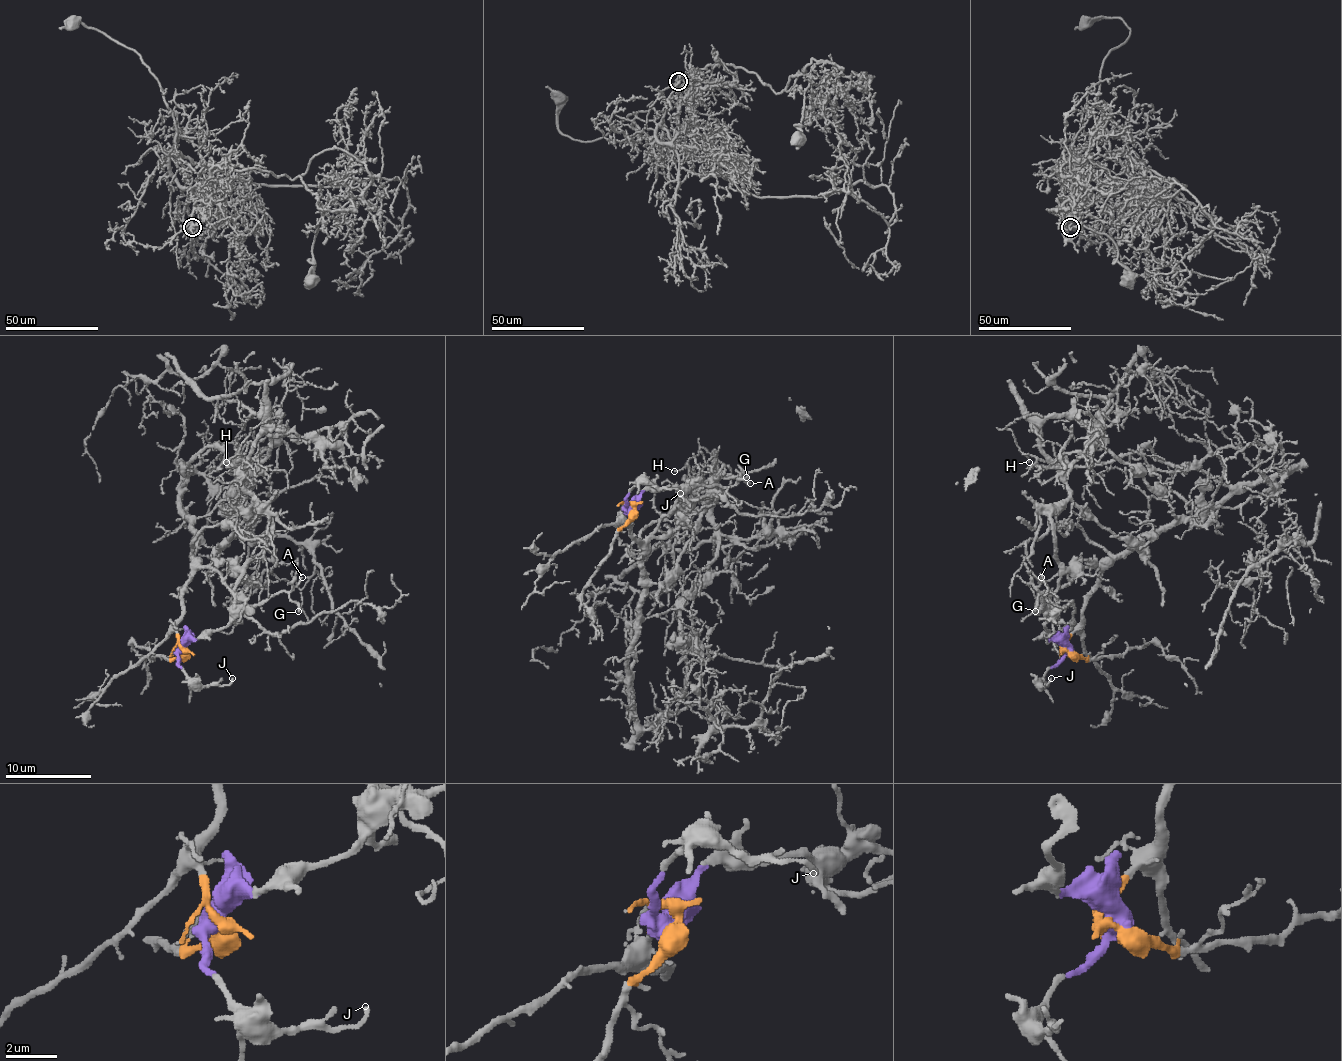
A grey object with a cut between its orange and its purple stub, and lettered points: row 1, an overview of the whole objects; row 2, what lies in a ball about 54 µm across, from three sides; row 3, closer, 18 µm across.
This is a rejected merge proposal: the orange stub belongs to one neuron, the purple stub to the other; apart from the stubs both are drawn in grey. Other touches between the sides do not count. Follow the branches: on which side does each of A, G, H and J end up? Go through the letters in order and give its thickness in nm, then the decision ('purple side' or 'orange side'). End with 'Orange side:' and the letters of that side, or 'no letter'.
A: 150 nm thick; purple side
G: 240 nm thick; purple side
H: 100 nm thick; orange side
J: 160 nm thick; purple side
Orange side: H

